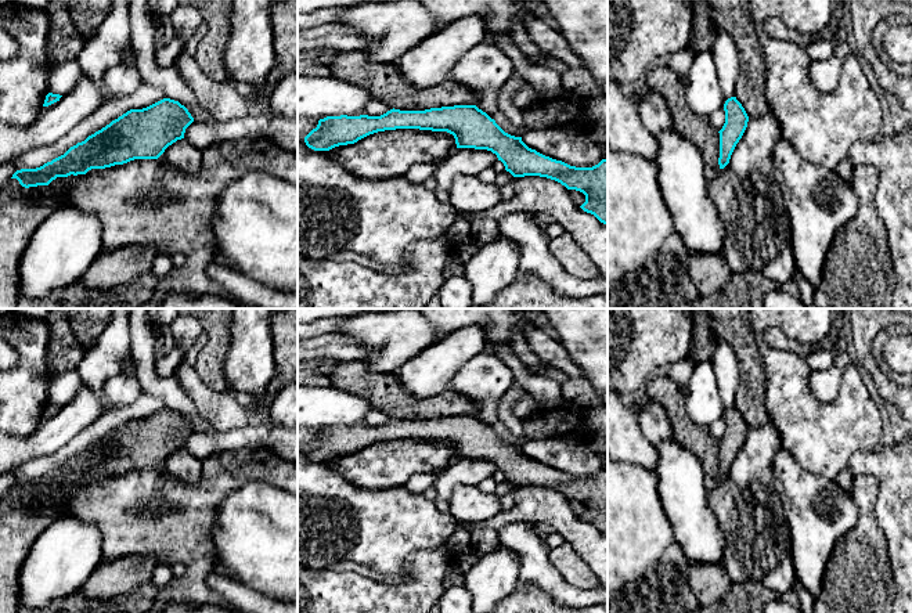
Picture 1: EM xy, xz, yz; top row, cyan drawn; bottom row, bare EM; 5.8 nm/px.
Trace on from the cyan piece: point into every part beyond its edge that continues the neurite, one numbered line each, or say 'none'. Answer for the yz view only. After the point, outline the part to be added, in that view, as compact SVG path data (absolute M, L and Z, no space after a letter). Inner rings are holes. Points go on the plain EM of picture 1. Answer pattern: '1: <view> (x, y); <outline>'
none

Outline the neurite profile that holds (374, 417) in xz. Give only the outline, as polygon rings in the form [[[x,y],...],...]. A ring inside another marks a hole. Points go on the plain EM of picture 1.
[[[370,410],[367,415],[364,417],[364,422],[368,426],[381,426],[386,423],[387,421],[393,419],[390,415],[379,411],[379,410]]]

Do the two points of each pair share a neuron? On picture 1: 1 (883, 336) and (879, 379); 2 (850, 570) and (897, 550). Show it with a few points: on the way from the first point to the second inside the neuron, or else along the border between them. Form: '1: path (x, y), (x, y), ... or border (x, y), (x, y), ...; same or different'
1: border (873, 339), (872, 357), (876, 367), (897, 385); different
2: border (876, 523), (886, 540), (886, 559), (896, 586); different

